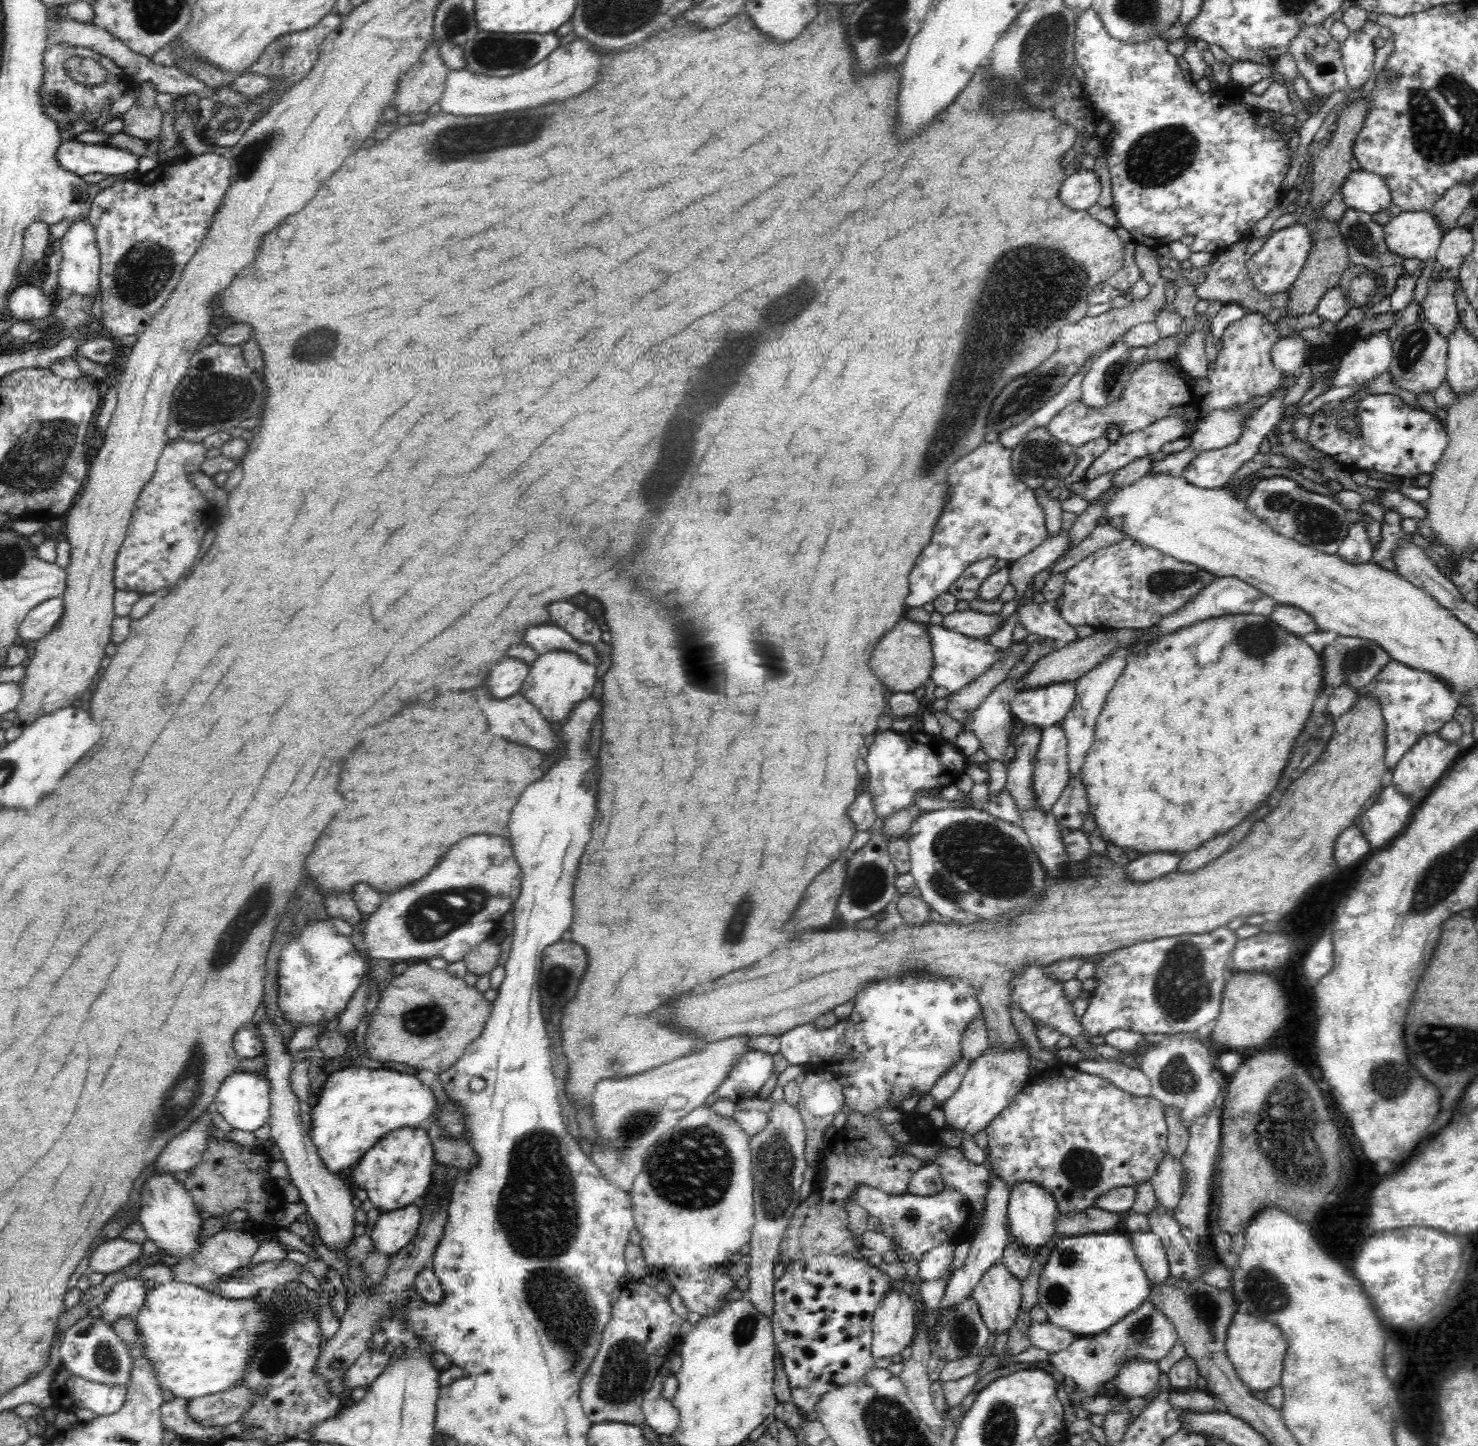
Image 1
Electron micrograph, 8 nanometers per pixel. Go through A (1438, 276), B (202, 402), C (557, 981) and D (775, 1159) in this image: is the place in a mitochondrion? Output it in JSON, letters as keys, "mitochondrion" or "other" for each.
{"A":"other","B":"mitochondrion","C":"mitochondrion","D":"mitochondrion"}

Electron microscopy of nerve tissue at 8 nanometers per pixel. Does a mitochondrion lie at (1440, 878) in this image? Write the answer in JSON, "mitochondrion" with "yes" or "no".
{"mitochondrion":"yes"}

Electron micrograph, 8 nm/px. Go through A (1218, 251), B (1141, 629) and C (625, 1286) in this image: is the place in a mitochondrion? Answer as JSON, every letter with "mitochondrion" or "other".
{"A":"other","B":"other","C":"other"}

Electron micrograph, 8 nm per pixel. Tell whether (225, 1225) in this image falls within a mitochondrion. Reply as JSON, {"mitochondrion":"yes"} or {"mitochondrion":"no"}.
{"mitochondrion":"no"}

